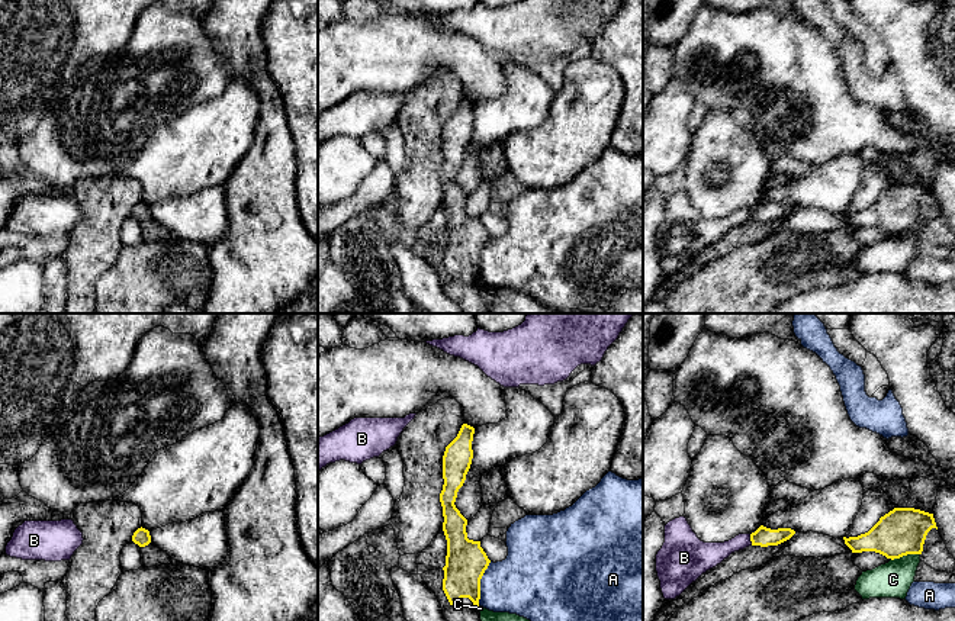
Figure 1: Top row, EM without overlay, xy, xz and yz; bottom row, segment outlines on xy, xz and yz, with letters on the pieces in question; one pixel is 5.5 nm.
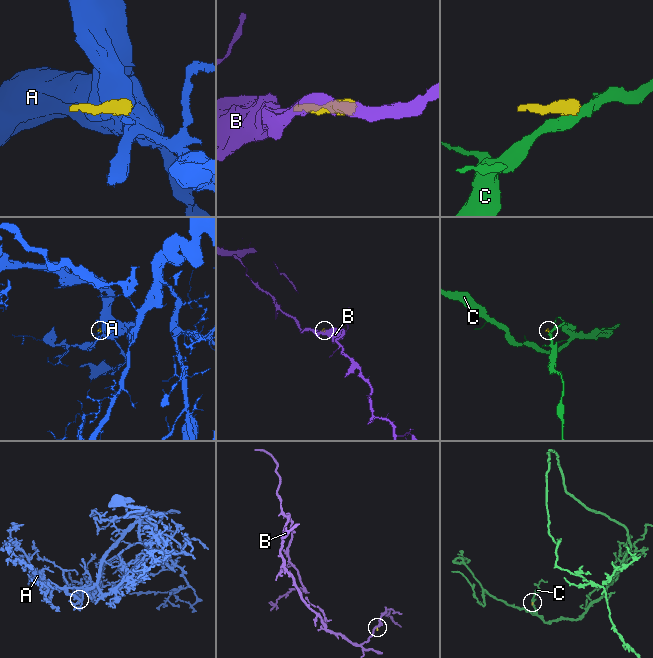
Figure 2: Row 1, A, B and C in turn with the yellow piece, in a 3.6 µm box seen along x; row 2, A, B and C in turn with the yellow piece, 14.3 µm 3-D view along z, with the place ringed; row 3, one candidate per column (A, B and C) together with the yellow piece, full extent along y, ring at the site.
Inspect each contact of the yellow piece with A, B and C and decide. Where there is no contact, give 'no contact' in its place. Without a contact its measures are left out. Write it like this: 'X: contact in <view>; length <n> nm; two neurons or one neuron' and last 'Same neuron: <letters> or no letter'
A: contact in xz; length 260 nm; two neurons
B: contact in yz; length 70 nm; two neurons
C: contact in yz; length 170 nm; two neurons
Same neuron: no letter

